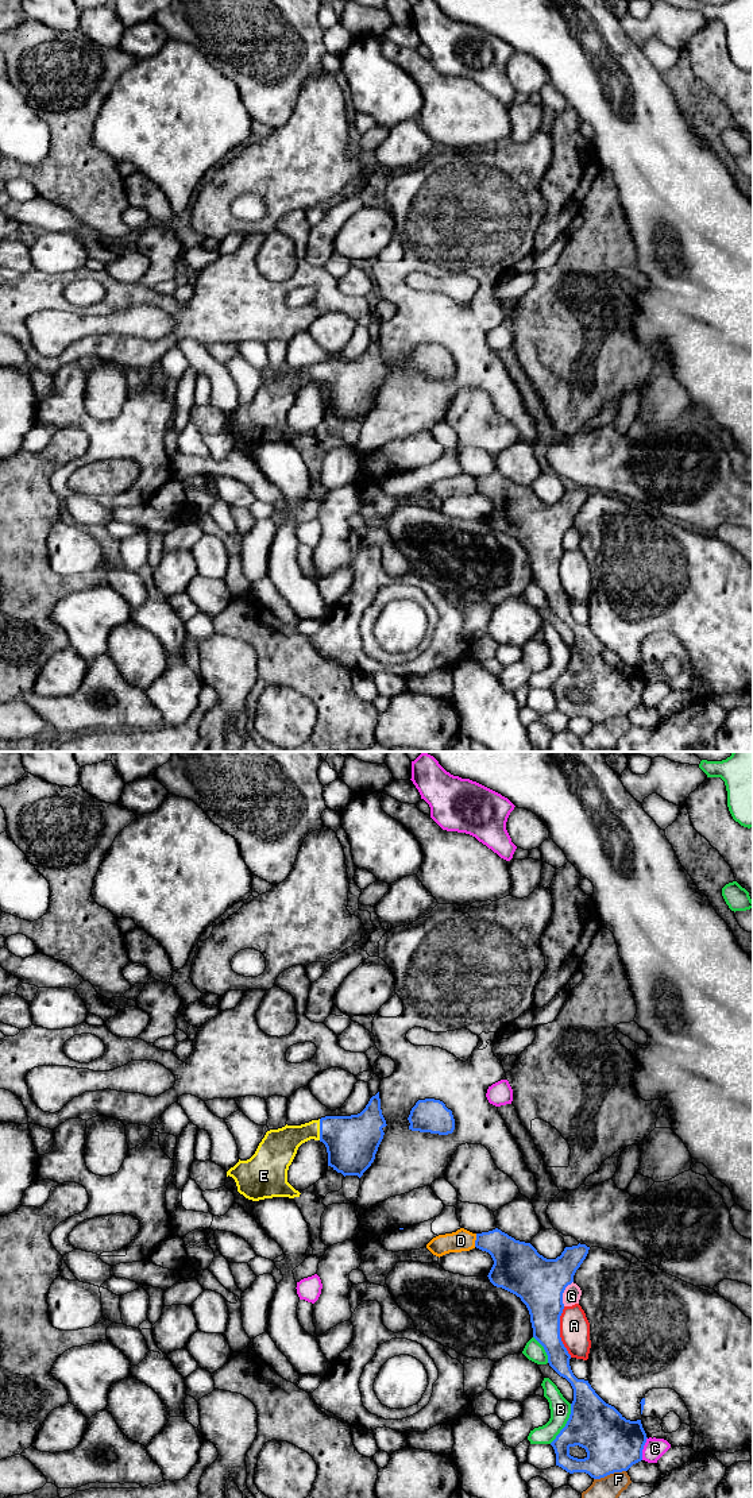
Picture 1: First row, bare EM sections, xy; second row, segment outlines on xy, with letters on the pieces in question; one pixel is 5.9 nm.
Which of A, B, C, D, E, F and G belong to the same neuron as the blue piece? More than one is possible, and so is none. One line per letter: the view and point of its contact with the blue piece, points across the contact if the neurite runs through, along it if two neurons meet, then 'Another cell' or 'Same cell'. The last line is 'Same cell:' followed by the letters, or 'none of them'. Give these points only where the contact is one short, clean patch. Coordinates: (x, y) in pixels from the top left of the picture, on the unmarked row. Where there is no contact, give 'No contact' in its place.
A: Touches blue at xy (559, 576). Another cell
B: Touches blue at xy (566, 668). Another cell
C: Touches blue at xy (643, 692). Another cell
D: Touches blue at xy (475, 485). Another cell
E: Touches blue at xy (320, 374). Path across: xy (351, 386), (331, 374), (320, 374), (297, 378), (281, 389). Same cell
F: Touches blue at xy (609, 718). Another cell
G: Touches blue at xy (563, 536). Another cell
Same cell: E

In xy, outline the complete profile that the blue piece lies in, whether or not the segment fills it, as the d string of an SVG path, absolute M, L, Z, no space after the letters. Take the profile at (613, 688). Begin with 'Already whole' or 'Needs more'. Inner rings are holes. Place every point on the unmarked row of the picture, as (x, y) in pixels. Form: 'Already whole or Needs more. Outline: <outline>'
Already whole. Outline: M501 474L476 478L475 491L491 499L494 509L489 517L490 526L502 532L526 549L533 572L533 582L544 591L549 610L574 633L571 659L565 671L551 687L556 698L556 710L569 718L586 717L594 723L605 722L614 717L628 715L633 709L642 704L642 694L646 677L641 664L626 664L614 650L606 648L591 632L588 625L578 623L569 610L571 599L560 582L560 560L564 553L563 537L574 526L574 520L586 503L590 491L578 489L565 491L556 503L547 503L525 486L515 484ZM579 690L587 700L578 703L569 699L569 692Z

